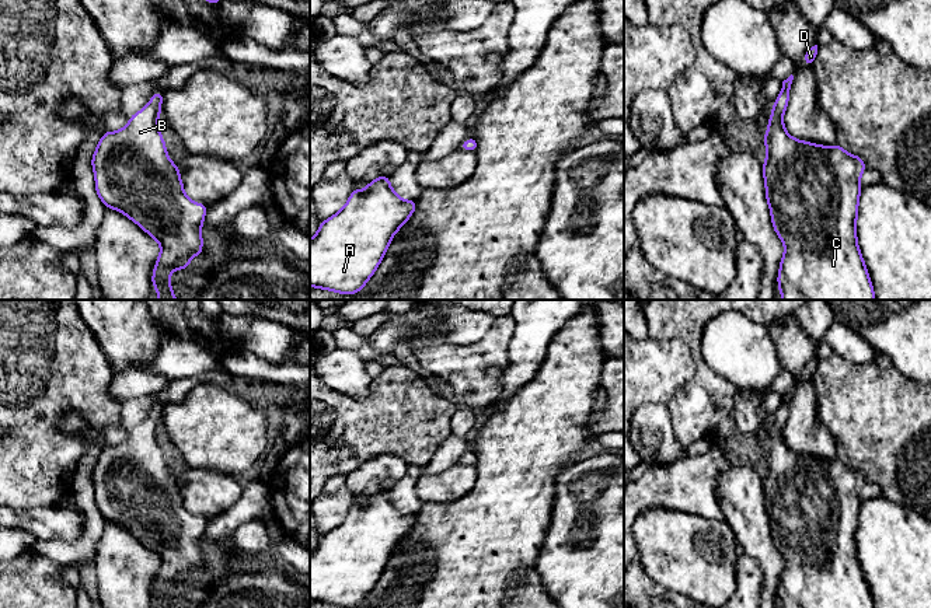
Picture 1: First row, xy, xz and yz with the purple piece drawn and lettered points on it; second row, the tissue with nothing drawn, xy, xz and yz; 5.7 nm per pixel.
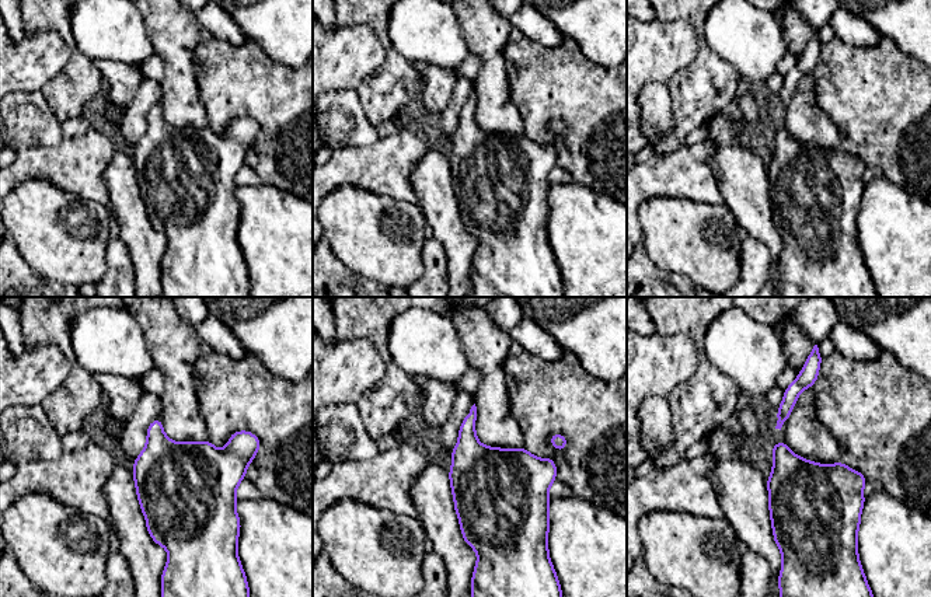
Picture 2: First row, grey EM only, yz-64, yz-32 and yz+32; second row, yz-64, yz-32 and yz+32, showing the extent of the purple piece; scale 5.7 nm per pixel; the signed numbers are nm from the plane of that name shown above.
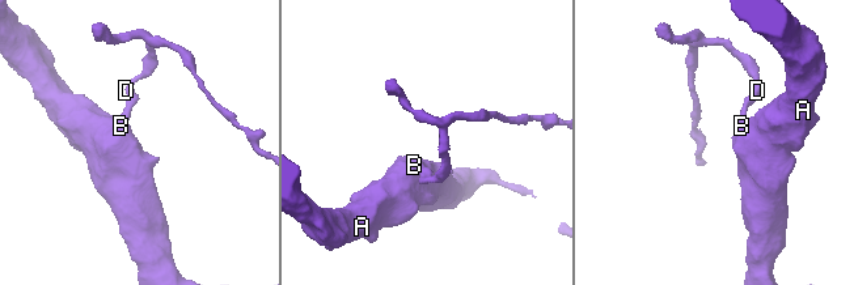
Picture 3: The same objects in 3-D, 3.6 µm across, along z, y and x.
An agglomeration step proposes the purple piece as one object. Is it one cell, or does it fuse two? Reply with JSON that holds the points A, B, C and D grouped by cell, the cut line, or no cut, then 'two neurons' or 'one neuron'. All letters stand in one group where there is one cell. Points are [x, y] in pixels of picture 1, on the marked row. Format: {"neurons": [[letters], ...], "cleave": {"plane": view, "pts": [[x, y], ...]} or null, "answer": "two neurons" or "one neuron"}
{"neurons": [["A", "B", "C", "D"]], "cleave": null, "answer": "one neuron"}

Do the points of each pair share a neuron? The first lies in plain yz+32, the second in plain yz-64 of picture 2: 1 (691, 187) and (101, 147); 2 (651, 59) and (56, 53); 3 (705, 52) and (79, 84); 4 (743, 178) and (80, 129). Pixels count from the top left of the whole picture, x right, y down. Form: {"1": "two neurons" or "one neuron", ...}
{"1": "one neuron", "2": "one neuron", "3": "one neuron", "4": "two neurons"}

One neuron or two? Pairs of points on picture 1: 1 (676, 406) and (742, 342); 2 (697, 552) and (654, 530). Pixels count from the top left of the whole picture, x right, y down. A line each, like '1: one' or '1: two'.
1: two
2: one

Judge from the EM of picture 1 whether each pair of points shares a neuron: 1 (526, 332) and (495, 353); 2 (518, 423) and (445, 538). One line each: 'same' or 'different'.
1: different
2: same

